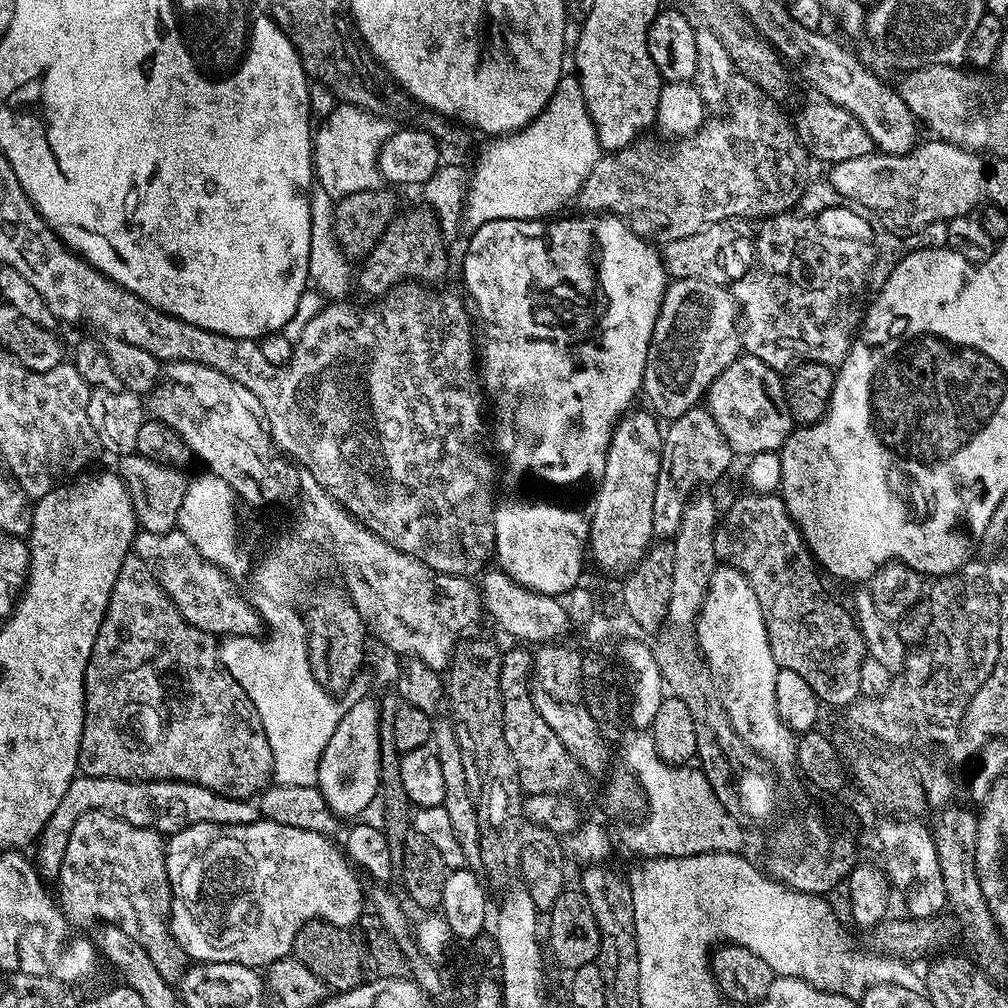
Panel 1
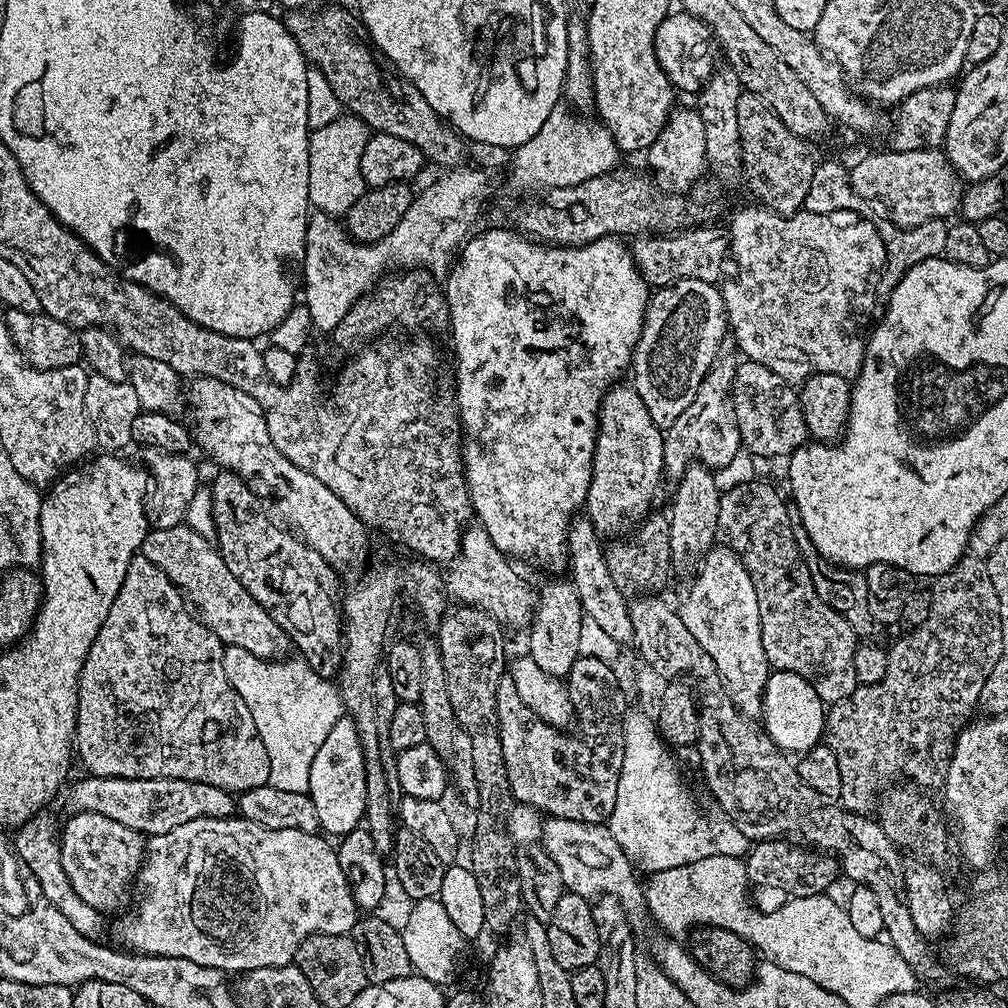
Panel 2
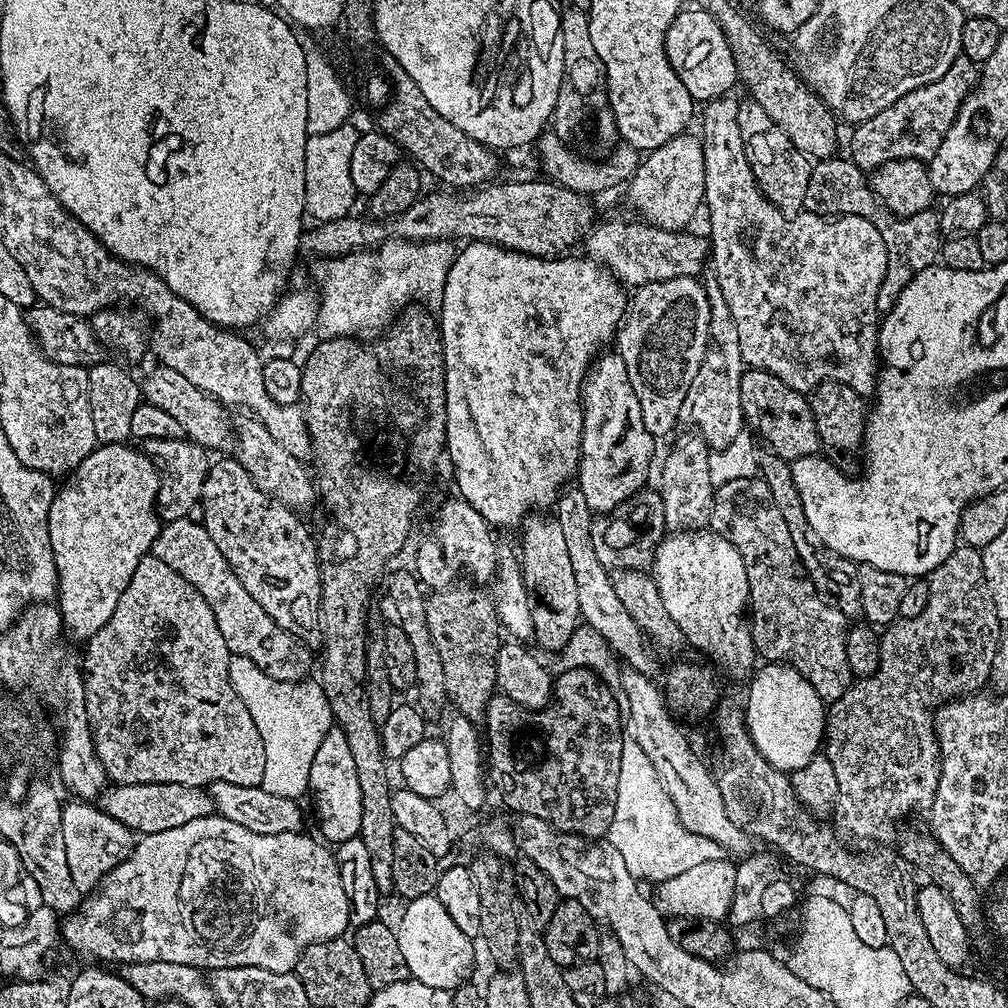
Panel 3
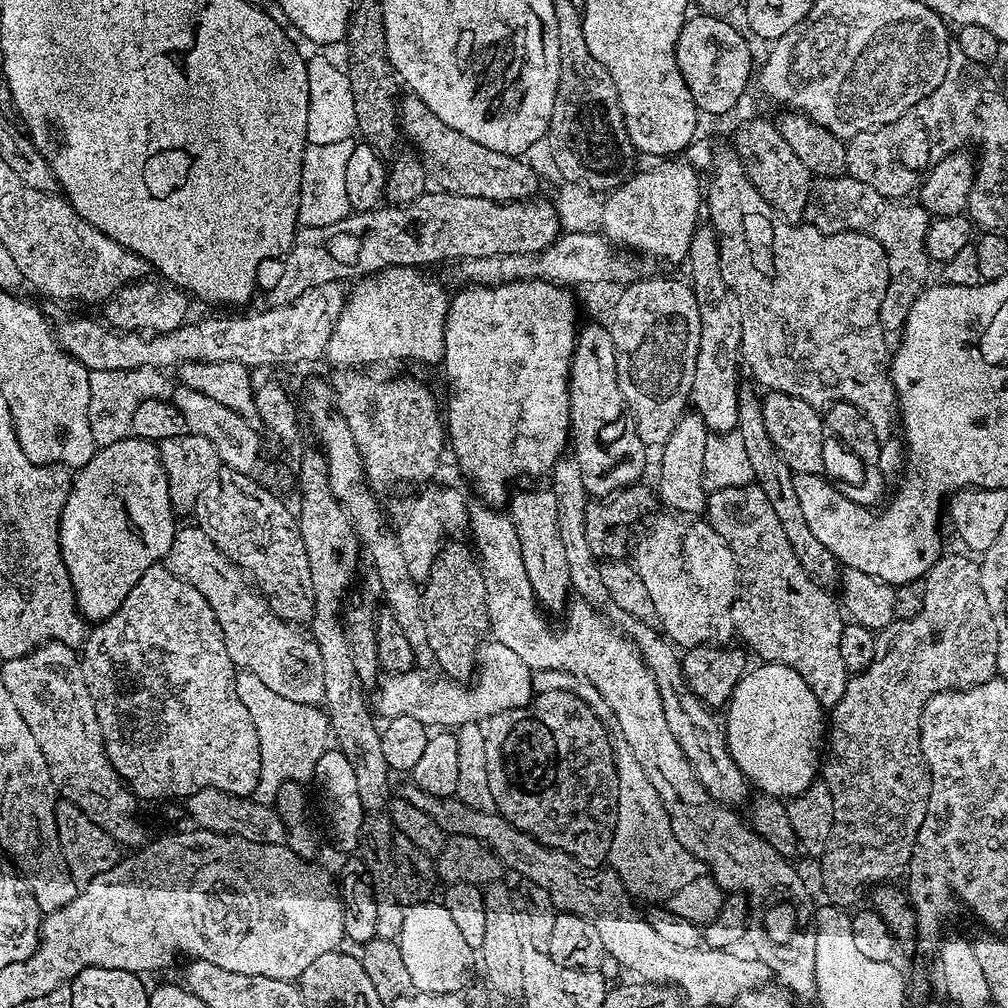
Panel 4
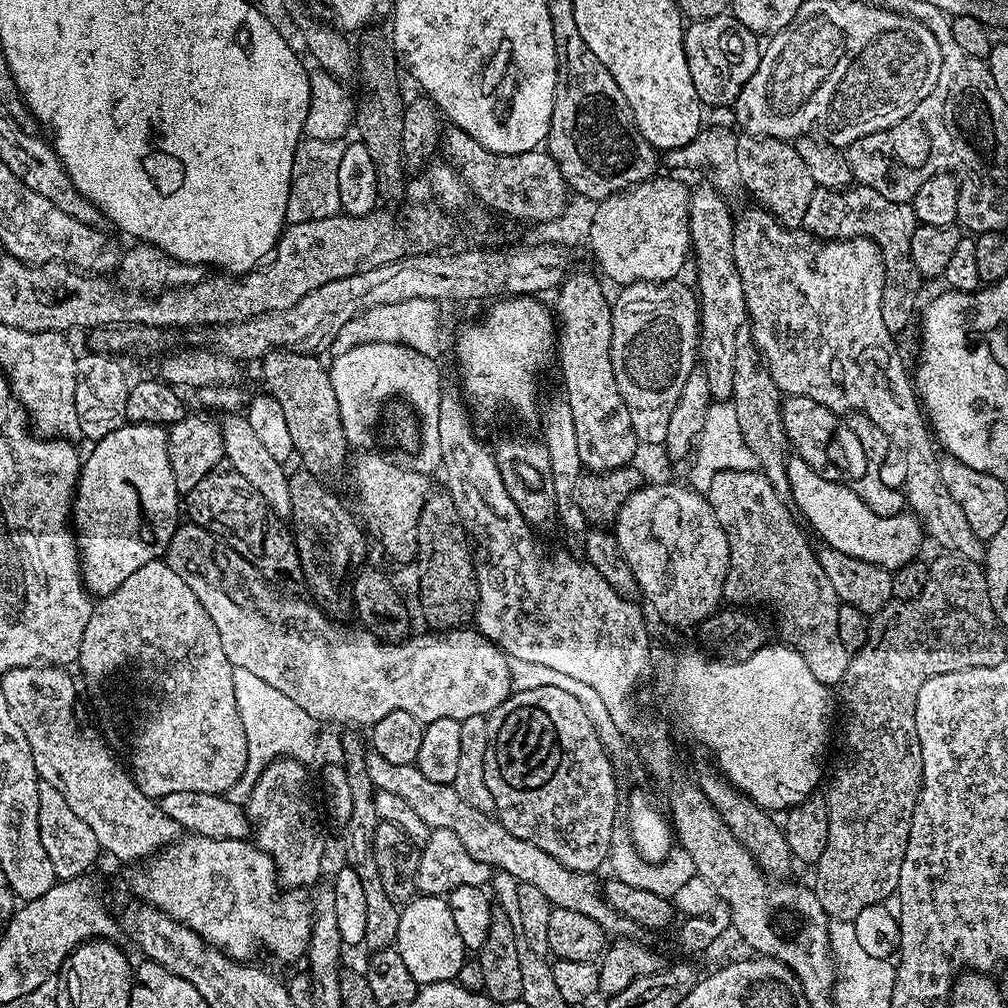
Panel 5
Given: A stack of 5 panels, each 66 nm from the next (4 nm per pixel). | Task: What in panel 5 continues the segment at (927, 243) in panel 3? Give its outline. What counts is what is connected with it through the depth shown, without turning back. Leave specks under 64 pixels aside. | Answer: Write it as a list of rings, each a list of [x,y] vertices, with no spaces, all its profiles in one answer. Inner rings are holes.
[[[856,184],[843,190],[817,188],[810,198],[810,206],[806,206],[802,227],[818,240],[849,240],[855,236],[873,240],[880,247],[886,266],[882,322],[886,322],[886,330],[894,334],[900,334],[911,320],[913,323],[918,312],[916,295],[920,292],[922,277],[919,270],[912,265],[910,254],[910,242],[918,227],[911,203],[890,202],[890,198],[882,198],[878,190],[870,190],[865,184]]]

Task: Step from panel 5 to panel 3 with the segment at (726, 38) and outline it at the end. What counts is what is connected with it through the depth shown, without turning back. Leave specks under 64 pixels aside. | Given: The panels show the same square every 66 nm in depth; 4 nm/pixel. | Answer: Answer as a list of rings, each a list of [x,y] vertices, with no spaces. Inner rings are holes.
[[[689,6],[679,12],[674,18],[674,22],[670,22],[670,30],[666,32],[664,45],[670,66],[674,66],[674,74],[678,74],[678,78],[682,78],[682,86],[686,86],[693,101],[707,102],[719,96],[727,96],[733,91],[732,87],[737,87],[736,62],[730,42],[726,40],[726,34],[722,34],[722,26],[718,26],[716,19],[706,10]]]

